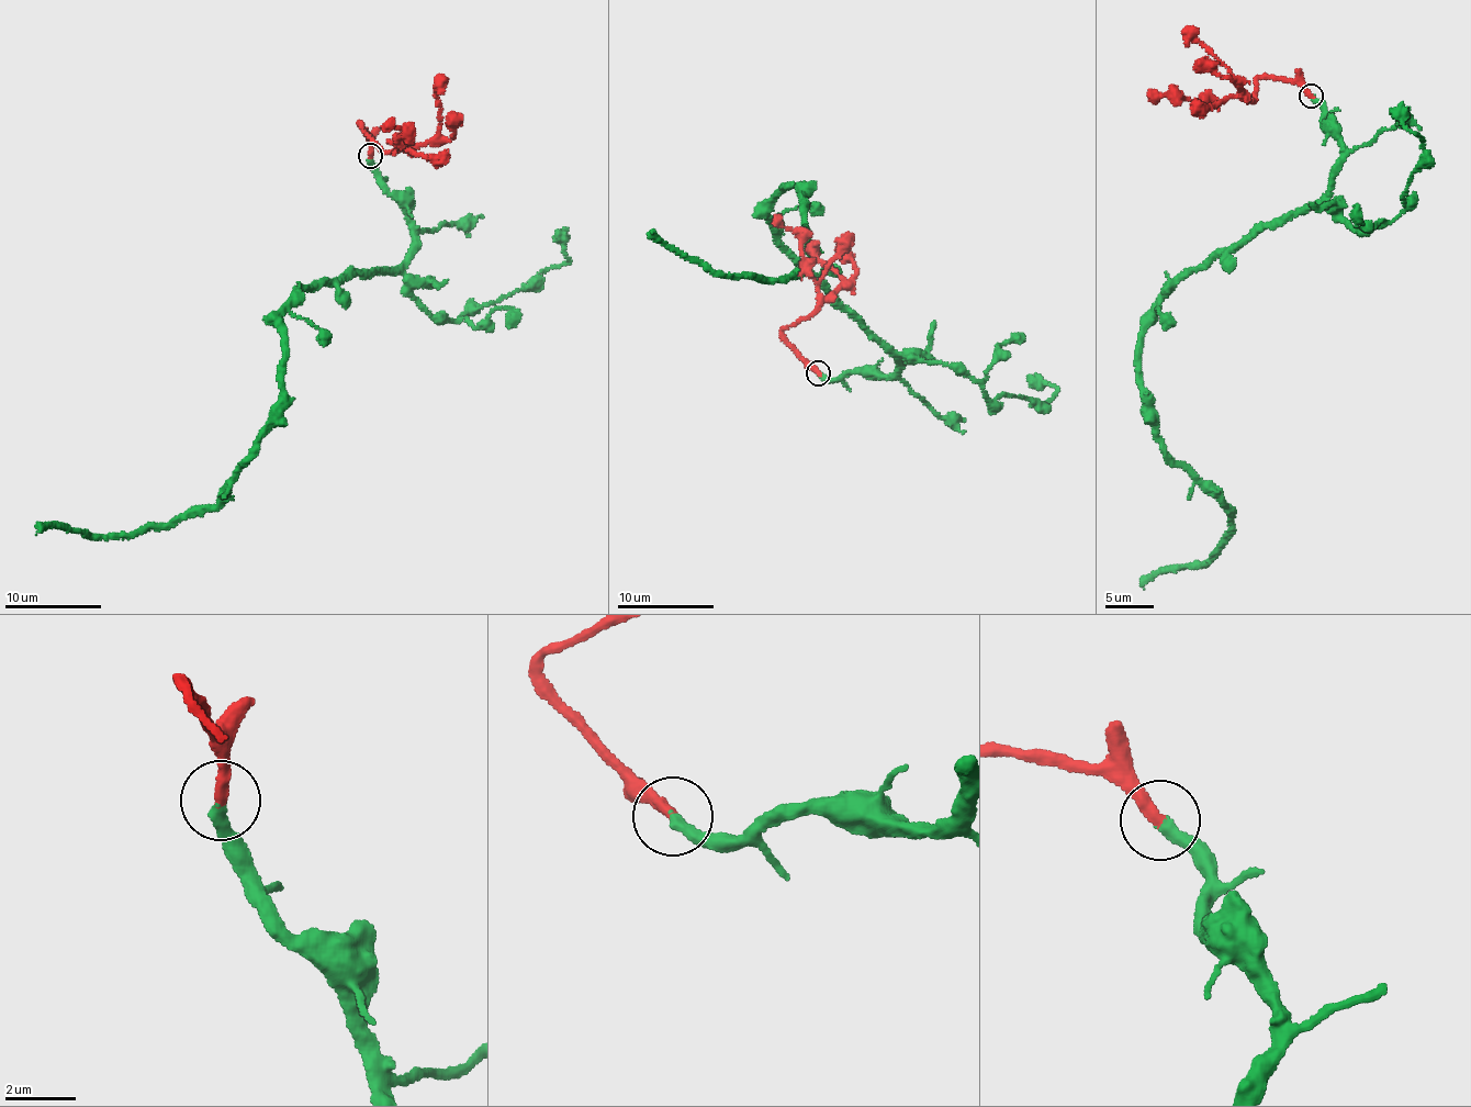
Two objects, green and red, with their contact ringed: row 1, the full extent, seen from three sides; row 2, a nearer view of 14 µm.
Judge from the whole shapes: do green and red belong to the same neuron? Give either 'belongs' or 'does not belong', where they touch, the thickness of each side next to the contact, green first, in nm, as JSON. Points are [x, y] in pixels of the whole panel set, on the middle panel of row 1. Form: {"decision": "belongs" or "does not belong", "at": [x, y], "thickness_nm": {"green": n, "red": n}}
{"decision": "belongs", "at": [818, 373], "thickness_nm": {"green": 340, "red": 360}}

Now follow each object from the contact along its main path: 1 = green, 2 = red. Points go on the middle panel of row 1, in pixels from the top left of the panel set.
1: (819, 373), (899, 367), (784, 252), (767, 212), (804, 183), (810, 257), (779, 279), (710, 274), (652, 233)
2: (818, 373), (783, 333), (812, 312), (843, 282), (818, 258), (811, 241)

